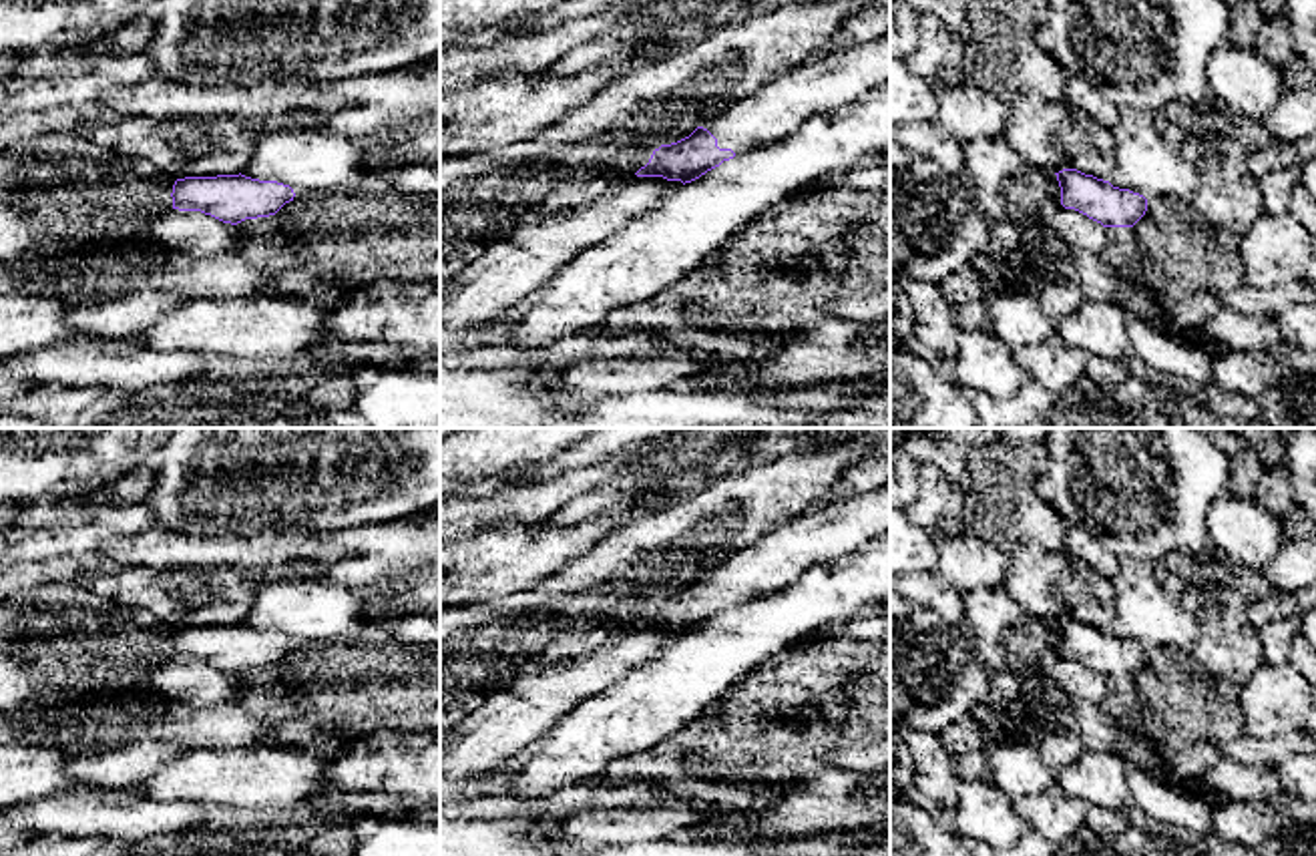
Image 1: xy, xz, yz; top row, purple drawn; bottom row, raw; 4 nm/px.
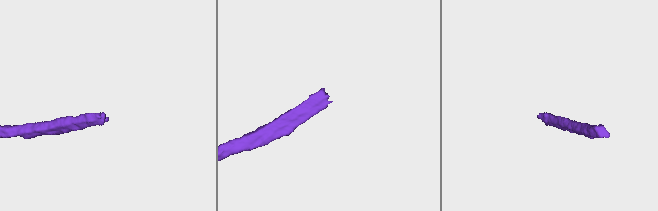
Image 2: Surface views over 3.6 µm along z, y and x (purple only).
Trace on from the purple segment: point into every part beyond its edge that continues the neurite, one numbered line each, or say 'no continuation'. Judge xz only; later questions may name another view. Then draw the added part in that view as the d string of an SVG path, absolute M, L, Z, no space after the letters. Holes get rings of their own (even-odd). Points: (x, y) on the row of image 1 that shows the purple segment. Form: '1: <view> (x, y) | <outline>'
1: xz (822, 83) | M890 34L826 56L810 56L755 94L699 127L735 155L772 145L812 115L830 113L890 82Z

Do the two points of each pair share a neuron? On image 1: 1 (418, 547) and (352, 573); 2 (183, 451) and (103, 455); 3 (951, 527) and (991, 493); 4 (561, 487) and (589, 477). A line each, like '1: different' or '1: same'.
1: same
2: different
3: different
4: same

